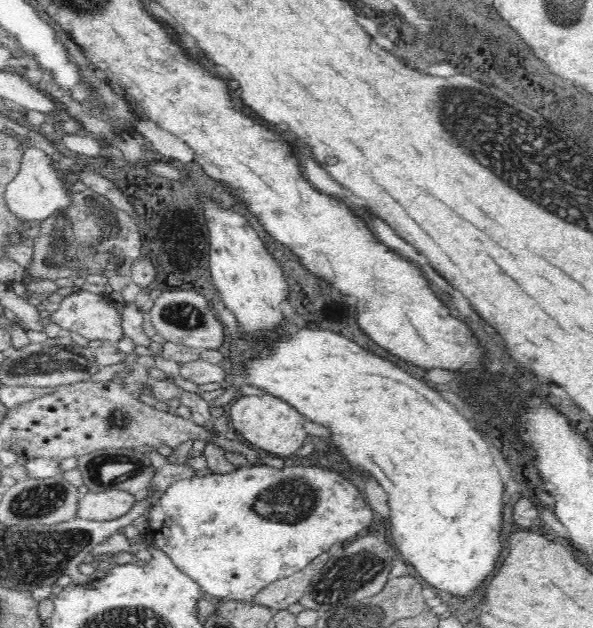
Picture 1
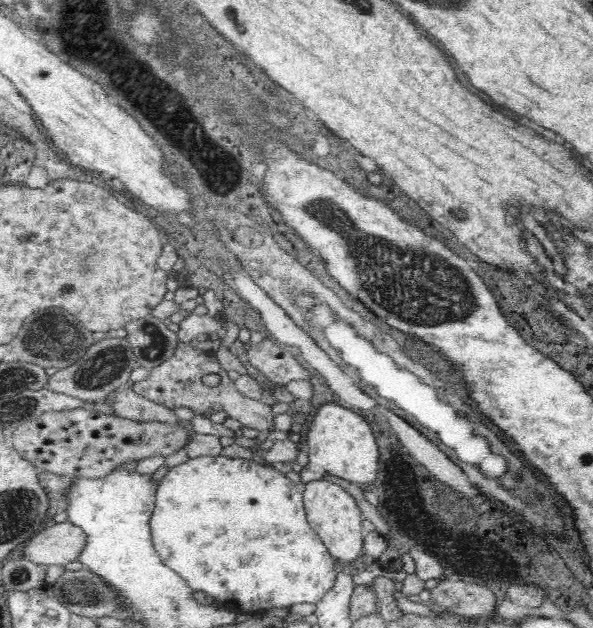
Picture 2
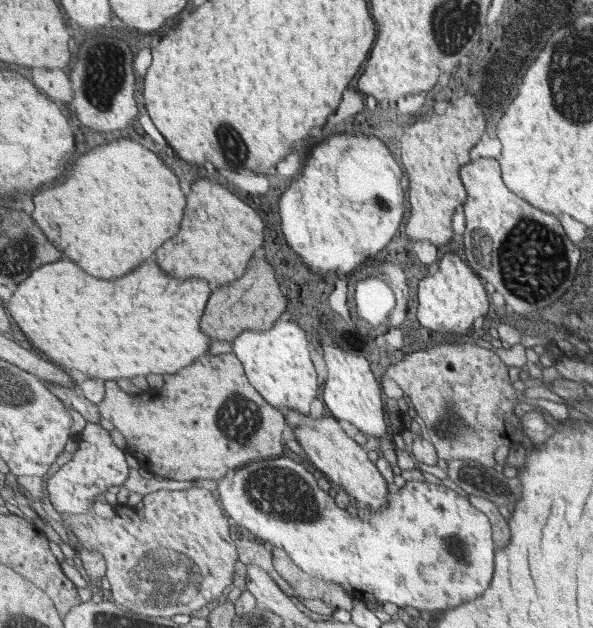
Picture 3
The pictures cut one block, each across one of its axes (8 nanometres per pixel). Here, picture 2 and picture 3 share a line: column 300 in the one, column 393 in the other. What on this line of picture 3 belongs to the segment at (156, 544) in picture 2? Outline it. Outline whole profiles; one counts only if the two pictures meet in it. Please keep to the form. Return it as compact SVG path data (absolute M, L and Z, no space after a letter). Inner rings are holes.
M269 458L259 459L252 461L251 463L240 467L232 474L227 475L225 478L217 481L217 498L222 502L225 512L232 518L233 523L239 524L239 527L245 526L247 530L251 530L255 536L267 540L271 546L283 548L287 550L289 556L311 576L321 579L325 582L337 583L353 598L357 598L363 602L371 602L372 598L382 602L392 602L398 607L412 606L417 610L451 610L455 606L461 606L465 602L475 600L479 598L481 594L489 590L494 575L496 574L496 540L494 539L494 530L489 518L481 512L478 508L475 508L471 504L469 498L464 498L461 494L457 494L455 490L447 488L447 486L433 484L426 481L409 481L406 482L404 487L395 490L393 486L393 493L390 493L390 504L383 508L378 508L377 511L372 510L370 512L370 519L365 522L363 518L359 518L353 511L341 510L335 500L321 490L321 486L317 484L313 474L301 466L299 462L291 460L291 458Z

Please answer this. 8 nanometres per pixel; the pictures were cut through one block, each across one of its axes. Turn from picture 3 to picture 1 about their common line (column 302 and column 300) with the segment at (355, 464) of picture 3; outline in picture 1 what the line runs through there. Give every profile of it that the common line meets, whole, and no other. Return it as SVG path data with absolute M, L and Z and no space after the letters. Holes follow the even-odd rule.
M262 392L260 396L258 393L246 393L245 396L236 398L226 409L225 417L238 434L242 434L252 445L282 458L296 455L309 439L303 429L306 418L286 400L271 393Z

